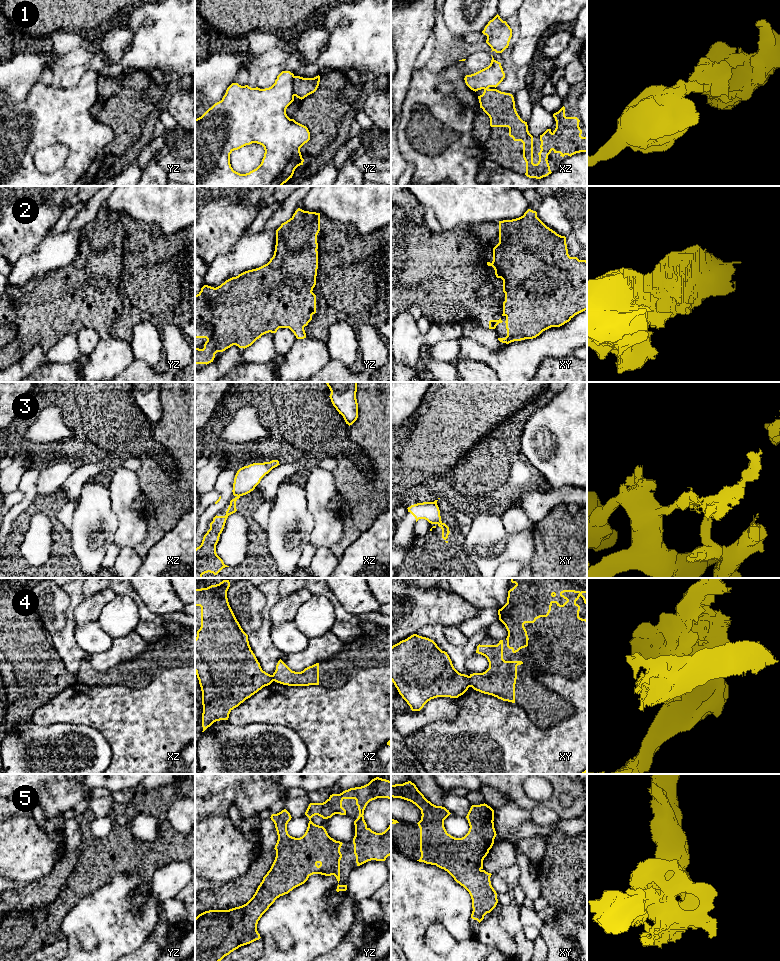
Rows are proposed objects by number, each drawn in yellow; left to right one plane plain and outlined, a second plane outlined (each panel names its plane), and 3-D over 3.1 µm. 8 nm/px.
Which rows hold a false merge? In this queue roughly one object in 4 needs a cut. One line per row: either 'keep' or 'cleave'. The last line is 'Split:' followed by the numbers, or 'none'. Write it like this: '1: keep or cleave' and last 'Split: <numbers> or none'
1: cleave
2: keep
3: cleave
4: cleave
5: keep
Split: 1, 3, 4

